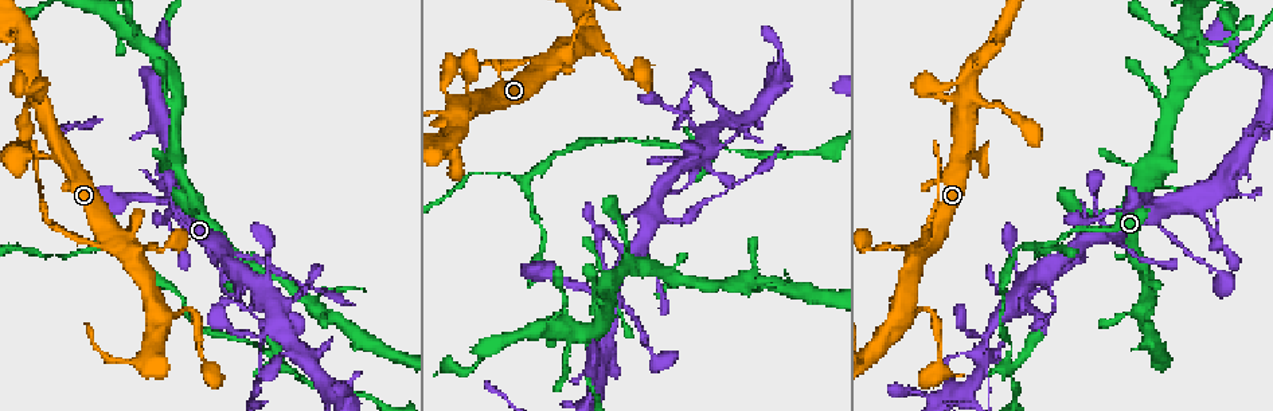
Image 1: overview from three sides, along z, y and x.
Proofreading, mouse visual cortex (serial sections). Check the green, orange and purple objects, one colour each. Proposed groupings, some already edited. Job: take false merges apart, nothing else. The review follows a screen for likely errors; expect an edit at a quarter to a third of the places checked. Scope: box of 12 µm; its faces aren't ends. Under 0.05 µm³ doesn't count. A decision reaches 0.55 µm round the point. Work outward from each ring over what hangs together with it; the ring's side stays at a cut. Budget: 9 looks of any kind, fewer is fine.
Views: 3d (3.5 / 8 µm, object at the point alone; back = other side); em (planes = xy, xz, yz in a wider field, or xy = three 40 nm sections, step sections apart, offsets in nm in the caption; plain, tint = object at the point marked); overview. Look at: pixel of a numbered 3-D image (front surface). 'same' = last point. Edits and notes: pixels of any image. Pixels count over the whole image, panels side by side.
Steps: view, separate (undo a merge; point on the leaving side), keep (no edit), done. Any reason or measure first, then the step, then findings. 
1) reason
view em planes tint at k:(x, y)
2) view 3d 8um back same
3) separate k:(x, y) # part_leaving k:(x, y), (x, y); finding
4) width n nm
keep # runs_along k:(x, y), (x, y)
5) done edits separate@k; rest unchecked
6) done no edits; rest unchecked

sharp bend
view 3d 8um at 1:(472, 100)

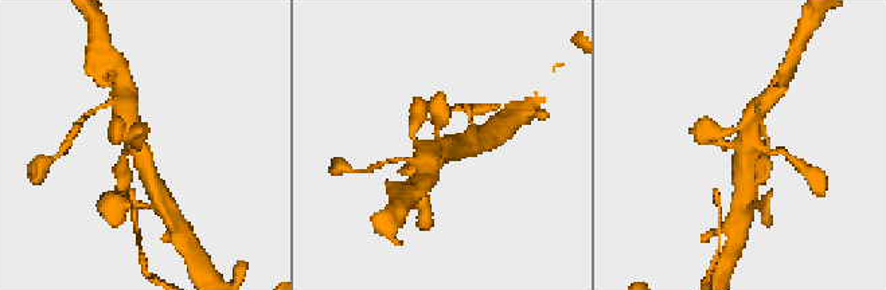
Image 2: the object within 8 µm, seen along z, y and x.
closer look
view 3d 3.5um back at 2:(132, 149)

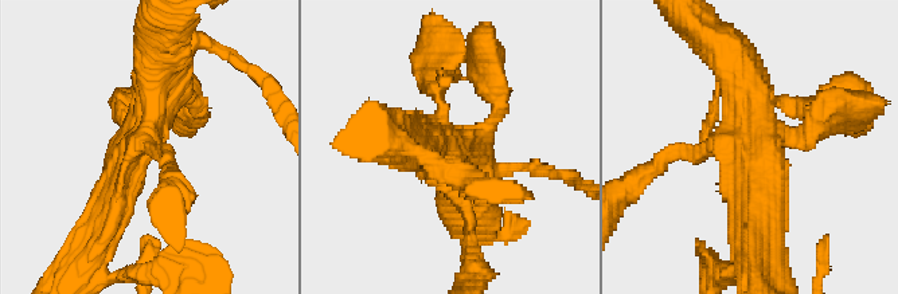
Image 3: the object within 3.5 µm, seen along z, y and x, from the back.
keep # runs_along 3:(104, 218), (161, 58); all the same cell

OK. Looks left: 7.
a fork
view 3d 3.5um at 1:(537, 68)

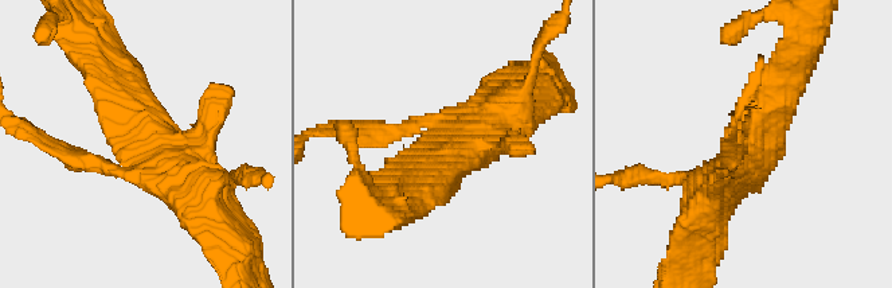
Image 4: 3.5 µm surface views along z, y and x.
need the tissue
view em xy step 3 tint at 4:(152, 164)

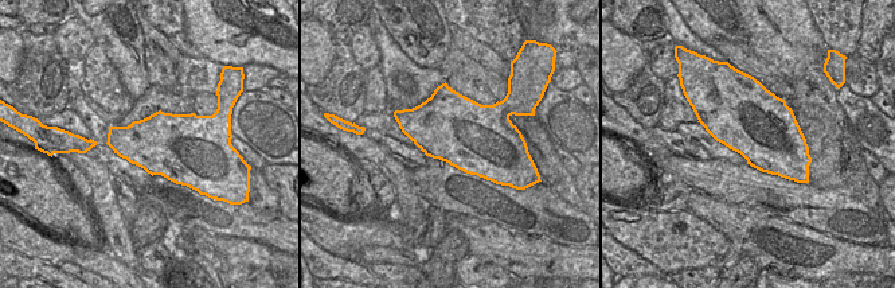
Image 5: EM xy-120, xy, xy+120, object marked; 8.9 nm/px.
width 600 nm
separate 4:(73, 160) # part_leaving 4:(132, 172), (74, 160), (30, 136); a second cell is stuck on

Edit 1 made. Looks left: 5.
three arms meet
view 3d 8um at 1:(1044, 246)

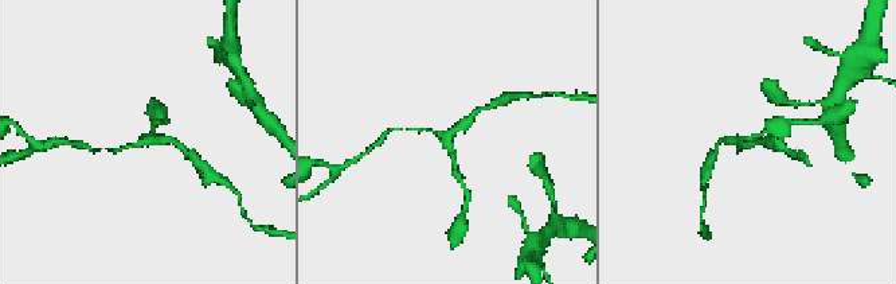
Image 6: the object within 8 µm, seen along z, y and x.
view 3d 3.5um at 6:(445, 136)

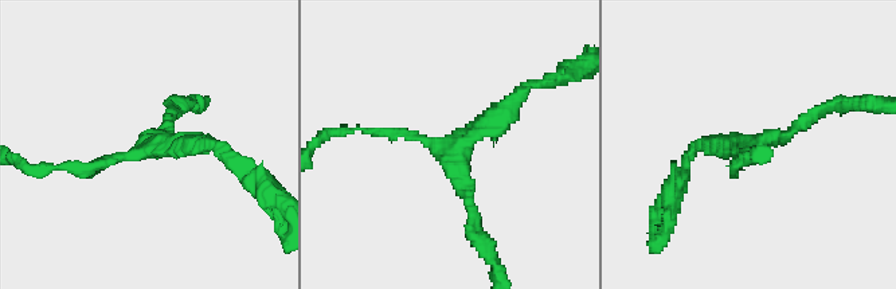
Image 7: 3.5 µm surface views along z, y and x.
view em xy step 3 tint at 7:(156, 141)

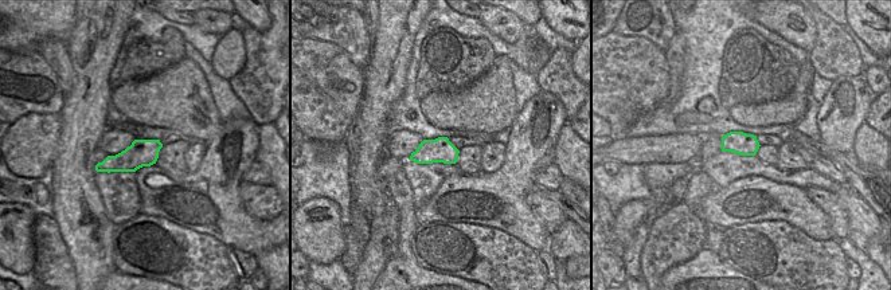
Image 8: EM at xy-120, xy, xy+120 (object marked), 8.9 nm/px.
keep # runs_along 7:(473, 225), (457, 149), (523, 90); all the same cell

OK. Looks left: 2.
branch point
view 3d 3.5um at 1:(1007, 366)

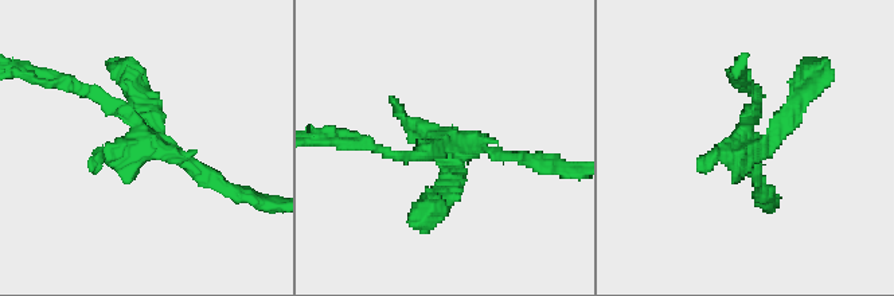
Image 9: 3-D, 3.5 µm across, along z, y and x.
shape alone is not enough
view em xy step 2 tint at 9:(155, 151)

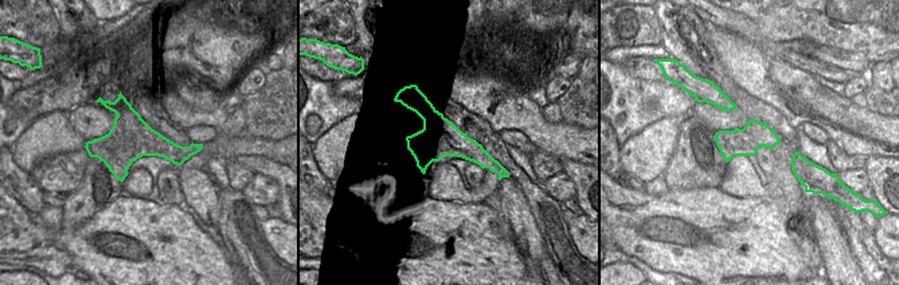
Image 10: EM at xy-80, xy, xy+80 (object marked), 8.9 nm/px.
keep # continuous, no second cell

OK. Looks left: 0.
done edits separate@4; rest unchecked

